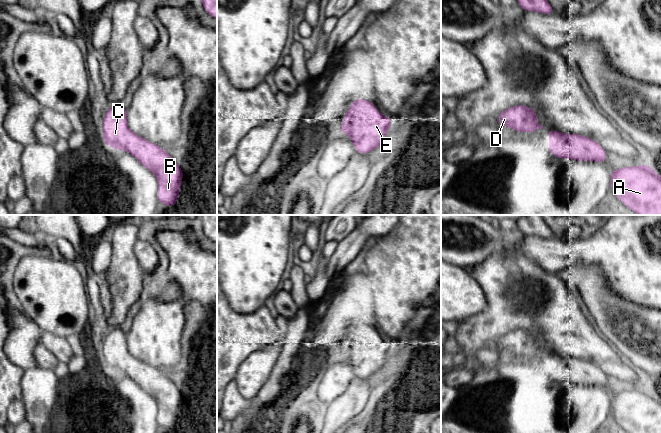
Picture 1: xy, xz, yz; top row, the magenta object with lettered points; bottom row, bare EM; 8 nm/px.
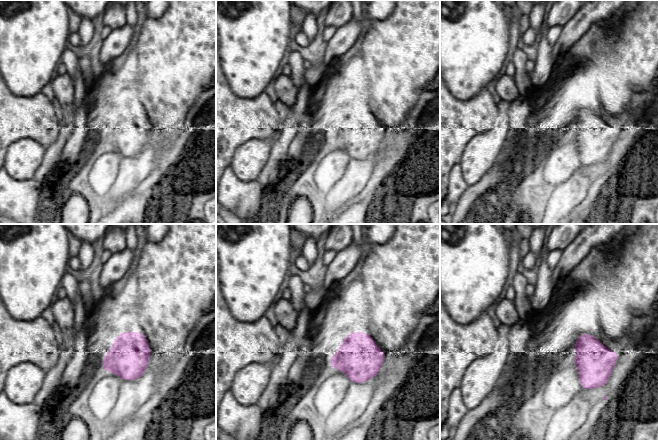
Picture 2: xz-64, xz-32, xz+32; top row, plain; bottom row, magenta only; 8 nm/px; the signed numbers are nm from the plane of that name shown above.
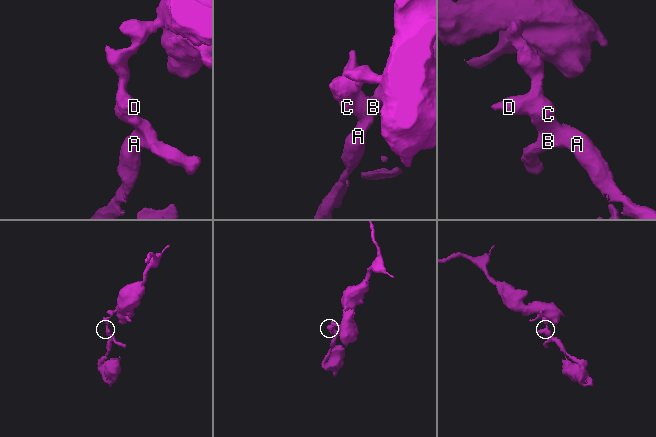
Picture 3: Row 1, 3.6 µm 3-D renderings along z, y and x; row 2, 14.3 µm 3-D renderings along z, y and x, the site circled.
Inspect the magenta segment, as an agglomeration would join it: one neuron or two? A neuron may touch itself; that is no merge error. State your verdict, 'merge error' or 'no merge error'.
no merge error

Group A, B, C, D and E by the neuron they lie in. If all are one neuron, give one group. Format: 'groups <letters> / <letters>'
groups A B C D E

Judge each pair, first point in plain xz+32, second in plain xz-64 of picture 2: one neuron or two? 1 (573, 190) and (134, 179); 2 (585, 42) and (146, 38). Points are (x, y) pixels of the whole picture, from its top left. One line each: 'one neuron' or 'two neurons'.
1: one neuron
2: two neurons

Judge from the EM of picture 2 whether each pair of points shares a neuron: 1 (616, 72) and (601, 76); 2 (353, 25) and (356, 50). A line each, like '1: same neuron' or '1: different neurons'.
1: same neuron
2: different neurons

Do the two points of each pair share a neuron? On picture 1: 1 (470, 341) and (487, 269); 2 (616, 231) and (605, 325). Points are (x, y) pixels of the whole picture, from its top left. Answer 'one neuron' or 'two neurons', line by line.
1: one neuron
2: two neurons

